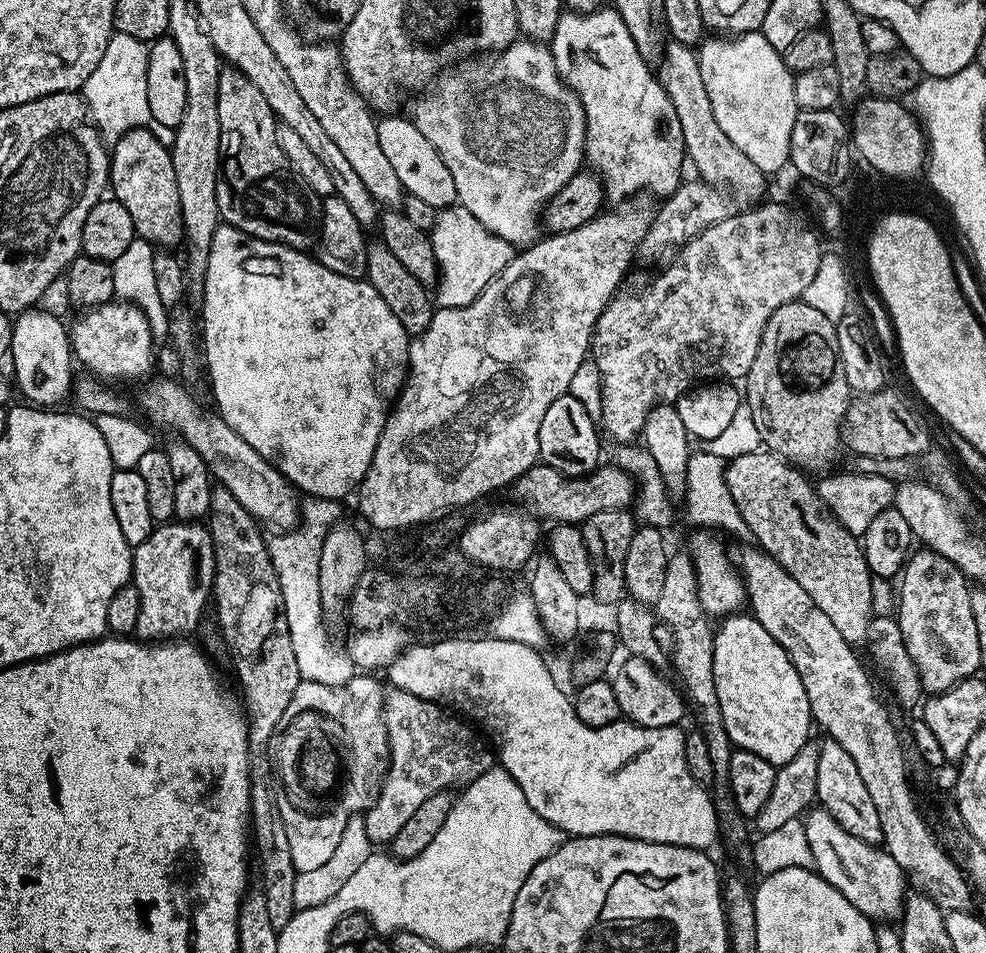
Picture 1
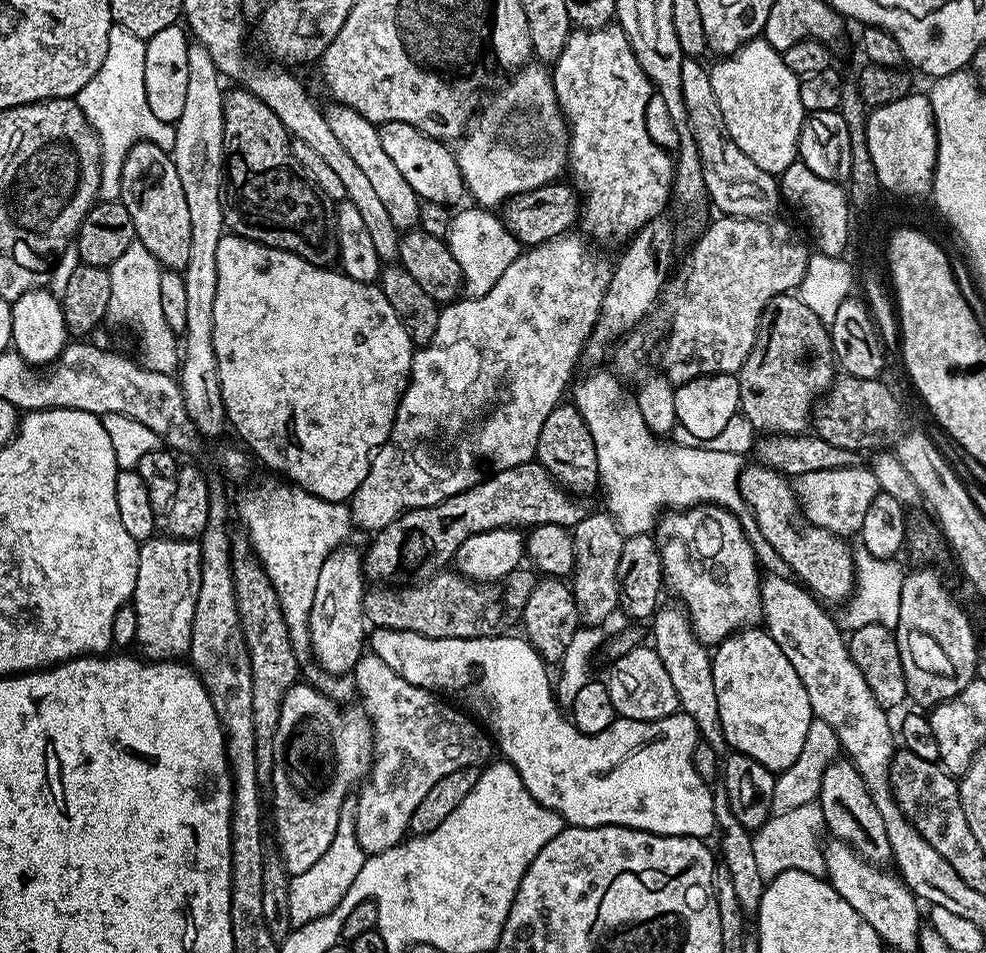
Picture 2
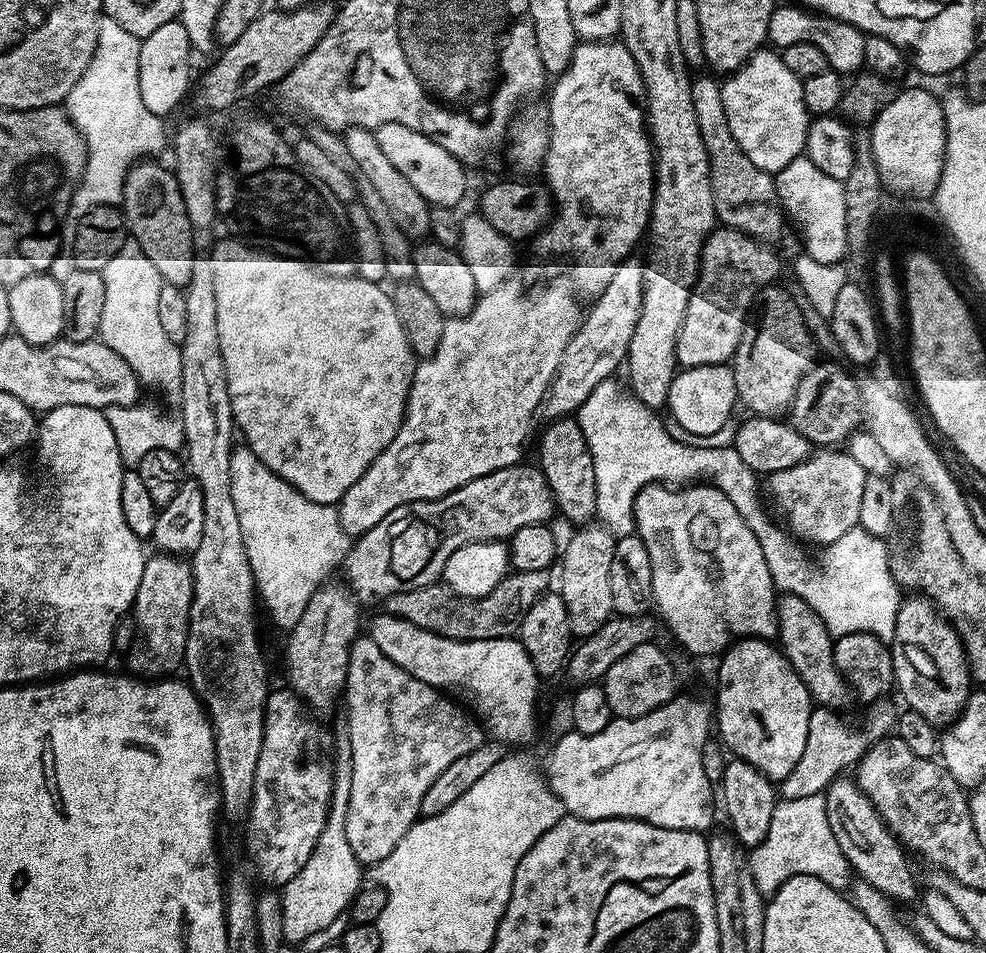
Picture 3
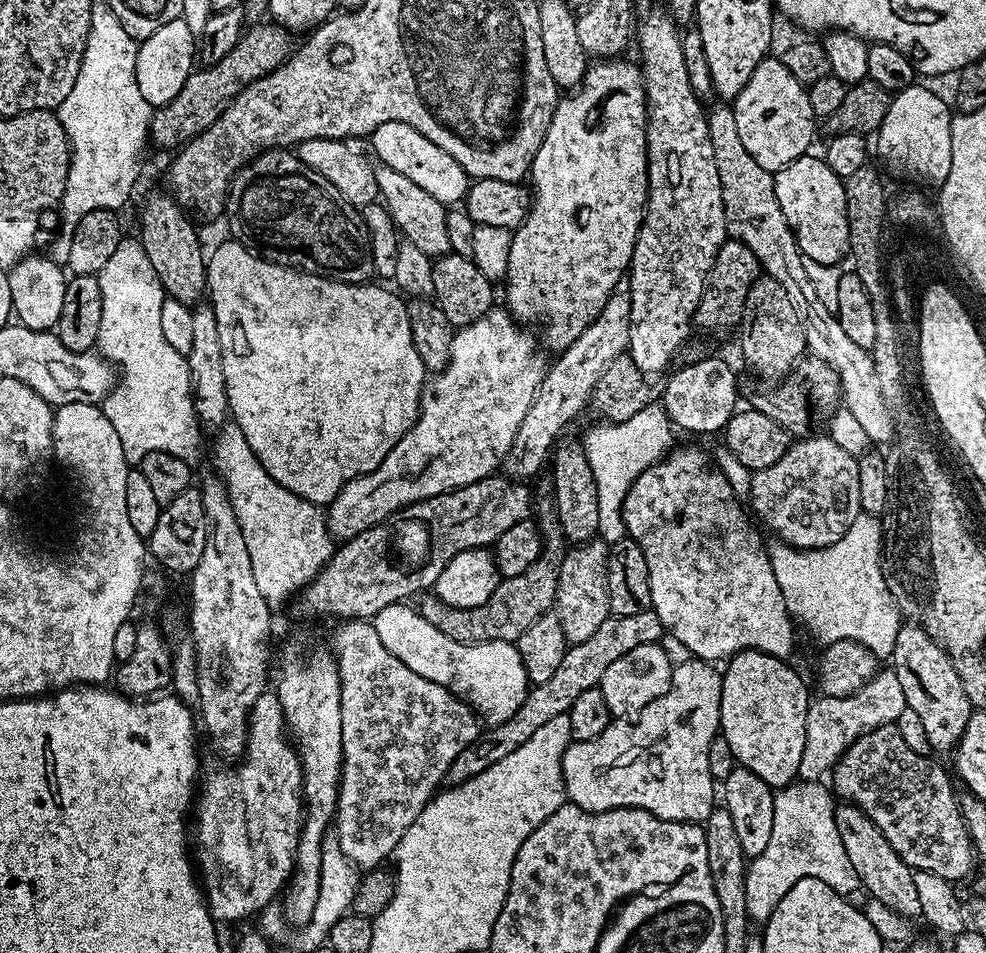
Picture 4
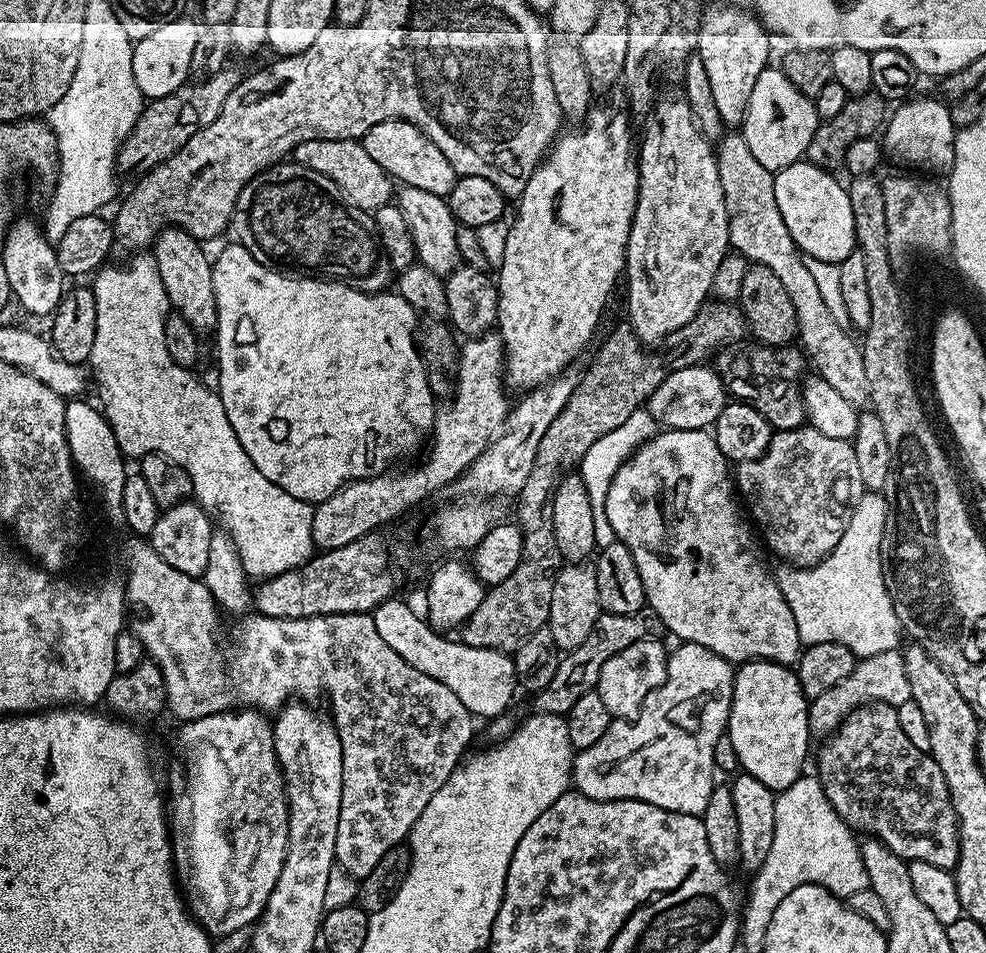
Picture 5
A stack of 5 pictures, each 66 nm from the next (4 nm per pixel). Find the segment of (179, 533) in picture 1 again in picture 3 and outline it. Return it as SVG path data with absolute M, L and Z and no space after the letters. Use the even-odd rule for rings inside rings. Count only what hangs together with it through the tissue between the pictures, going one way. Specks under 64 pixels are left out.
M149 555L144 561L142 582L138 582L134 605L138 639L126 653L127 671L149 682L163 680L181 671L188 641L190 606L194 598L191 563L179 556L155 555Z

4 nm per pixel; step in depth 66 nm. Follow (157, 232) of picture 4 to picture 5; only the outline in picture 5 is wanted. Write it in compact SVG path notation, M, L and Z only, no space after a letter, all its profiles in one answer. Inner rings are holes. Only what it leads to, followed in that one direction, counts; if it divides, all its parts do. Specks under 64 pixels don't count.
M171 226L162 229L156 235L154 243L151 245L150 254L156 259L158 274L162 274L162 286L166 286L166 294L171 311L178 312L186 322L198 334L211 333L216 326L216 303L214 302L214 278L212 277L212 260L204 253L205 245L199 240L195 240L189 232L183 232L181 228Z

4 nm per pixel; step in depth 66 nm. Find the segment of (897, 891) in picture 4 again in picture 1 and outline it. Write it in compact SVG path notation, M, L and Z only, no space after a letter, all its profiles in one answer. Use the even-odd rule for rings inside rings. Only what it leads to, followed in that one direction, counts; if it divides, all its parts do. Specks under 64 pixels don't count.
M828 738L825 741L820 744L818 754L816 800L819 807L825 808L834 818L834 822L838 822L842 830L854 834L854 838L862 838L862 842L867 844L883 845L882 822L878 822L878 810L874 807L874 801L870 799L870 790L866 790L866 785L858 774L858 765L836 740Z

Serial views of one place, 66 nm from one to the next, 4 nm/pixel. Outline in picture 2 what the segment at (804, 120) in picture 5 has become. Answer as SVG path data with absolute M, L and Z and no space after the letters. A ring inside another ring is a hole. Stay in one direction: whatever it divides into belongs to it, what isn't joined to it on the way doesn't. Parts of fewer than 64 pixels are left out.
M757 38L751 40L749 44L743 44L737 52L715 61L716 65L711 65L710 86L714 86L714 98L718 98L718 107L722 109L722 119L726 122L726 130L730 130L730 138L734 138L734 142L738 142L738 150L742 150L742 154L746 154L746 158L750 158L750 162L754 162L754 166L762 166L762 170L766 170L771 176L779 177L781 172L797 163L800 155L800 131L802 130L802 122L806 115L802 106L802 98L800 97L800 81L801 77L794 75L790 70L790 66L786 66L783 55L774 50L774 46L770 46L767 40Z

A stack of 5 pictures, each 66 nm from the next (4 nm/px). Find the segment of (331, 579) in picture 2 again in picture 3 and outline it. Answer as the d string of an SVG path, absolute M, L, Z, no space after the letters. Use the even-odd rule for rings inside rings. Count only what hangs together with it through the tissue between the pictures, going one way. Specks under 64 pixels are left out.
M325 582L302 610L298 626L288 636L288 680L291 691L306 702L309 709L328 708L336 699L341 699L348 683L348 663L352 653L352 641L361 635L358 603L347 583Z

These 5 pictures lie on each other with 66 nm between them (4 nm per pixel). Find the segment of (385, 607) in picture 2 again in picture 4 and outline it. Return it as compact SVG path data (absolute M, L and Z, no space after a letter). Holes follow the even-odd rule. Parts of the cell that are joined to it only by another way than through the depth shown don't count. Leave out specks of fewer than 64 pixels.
M537 491L534 496L535 515L544 516L538 520L538 535L542 541L540 555L527 570L522 570L514 578L503 578L496 585L494 594L482 606L477 608L450 608L434 594L424 594L419 597L418 611L430 626L438 626L446 638L454 638L454 642L463 644L481 644L495 640L514 642L526 629L532 626L538 618L547 616L553 611L558 590L558 574L562 570L562 558L566 551L564 531L558 527L552 502L551 491Z

